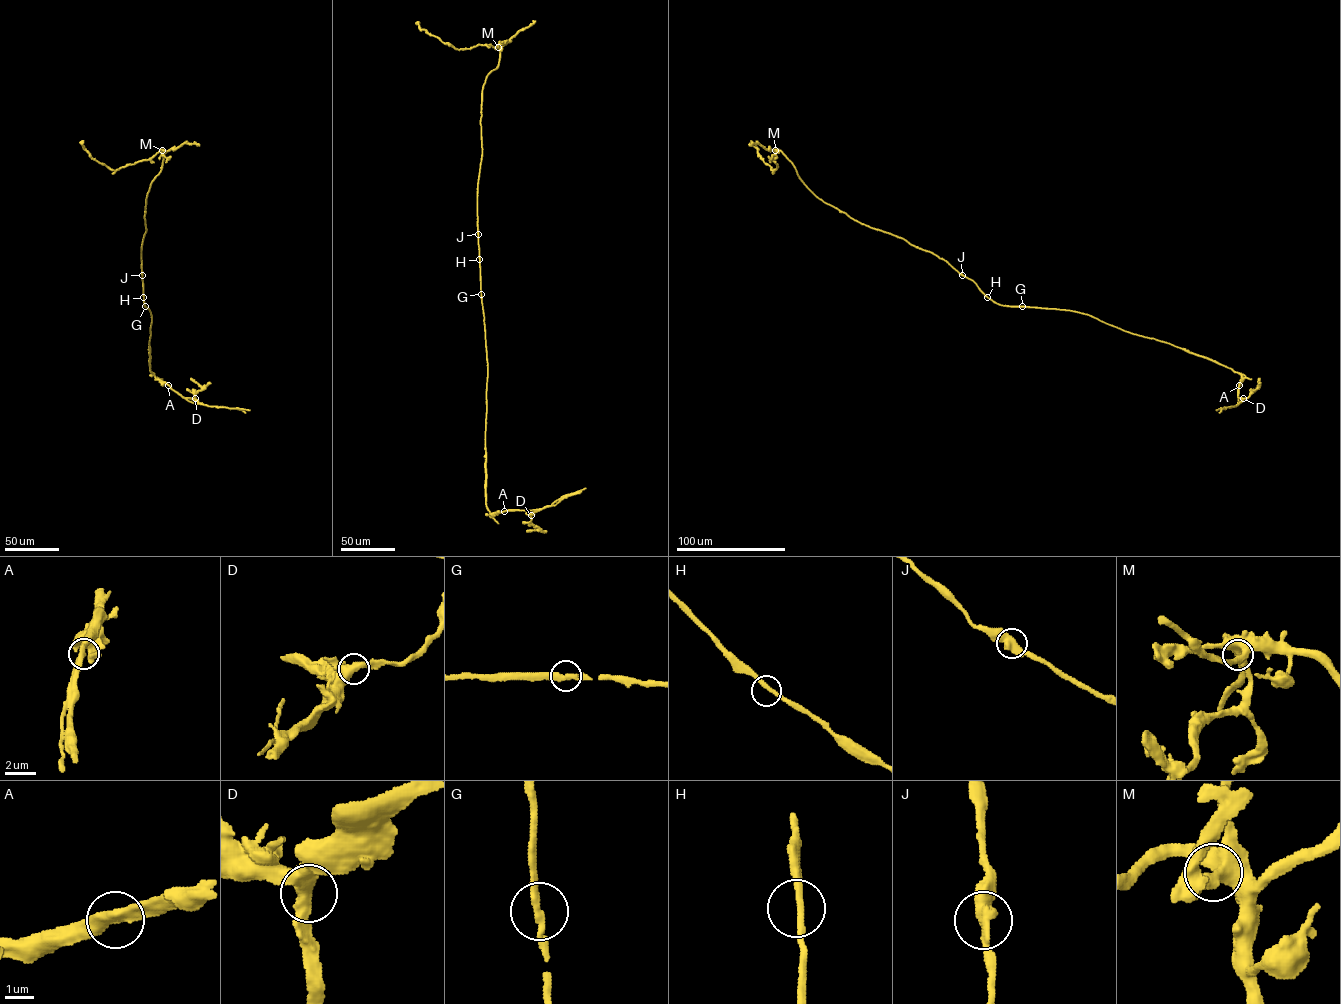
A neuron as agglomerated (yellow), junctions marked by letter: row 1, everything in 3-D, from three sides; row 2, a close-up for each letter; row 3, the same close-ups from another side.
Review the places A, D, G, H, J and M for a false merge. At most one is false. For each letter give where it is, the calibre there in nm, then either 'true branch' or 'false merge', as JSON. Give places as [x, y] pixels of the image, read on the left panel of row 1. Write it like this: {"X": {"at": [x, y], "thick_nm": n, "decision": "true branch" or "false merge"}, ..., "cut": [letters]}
{"A": {"at": [168, 385], "thick_nm": 480, "decision": "false merge"}, "D": {"at": [195, 398], "thick_nm": 550, "decision": "true branch"}, "G": {"at": [145, 306], "thick_nm": 320, "decision": "true branch"}, "H": {"at": [143, 297], "thick_nm": 240, "decision": "true branch"}, "J": {"at": [142, 275], "thick_nm": 500, "decision": "true branch"}, "M": {"at": [162, 150], "thick_nm": 460, "decision": "true branch"}, "cut": ["A"]}

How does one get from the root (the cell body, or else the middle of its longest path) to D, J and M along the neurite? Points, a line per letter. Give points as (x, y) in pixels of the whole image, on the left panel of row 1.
D: (144, 297), (144, 306), (151, 316), (150, 370), (156, 379), (182, 396), (195, 398)
J: (144, 297), (142, 275)
M: (144, 297), (141, 248), (146, 231), (146, 199), (150, 184), (161, 169), (162, 150)

